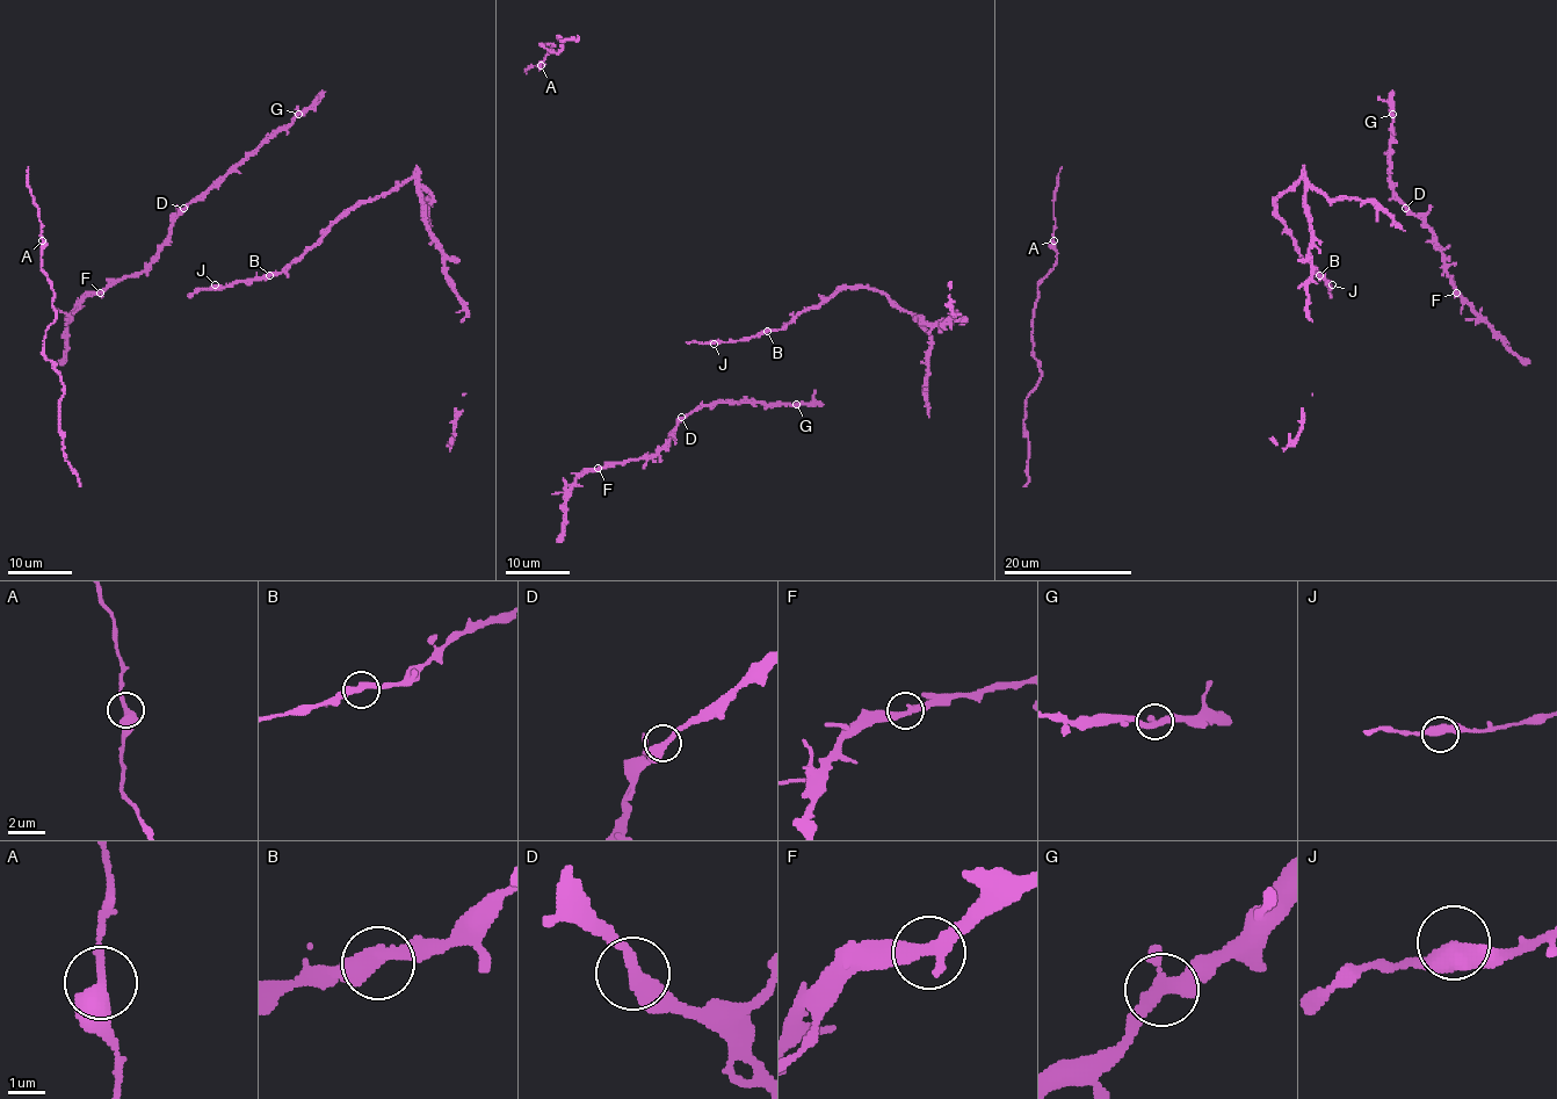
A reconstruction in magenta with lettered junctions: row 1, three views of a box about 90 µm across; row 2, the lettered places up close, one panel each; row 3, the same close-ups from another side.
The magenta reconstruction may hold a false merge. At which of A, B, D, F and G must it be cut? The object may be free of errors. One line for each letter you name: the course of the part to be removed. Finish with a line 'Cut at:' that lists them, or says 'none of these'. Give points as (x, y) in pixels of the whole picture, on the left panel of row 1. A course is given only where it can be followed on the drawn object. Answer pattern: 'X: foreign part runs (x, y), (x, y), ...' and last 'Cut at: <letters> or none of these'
Cut at: none of these

